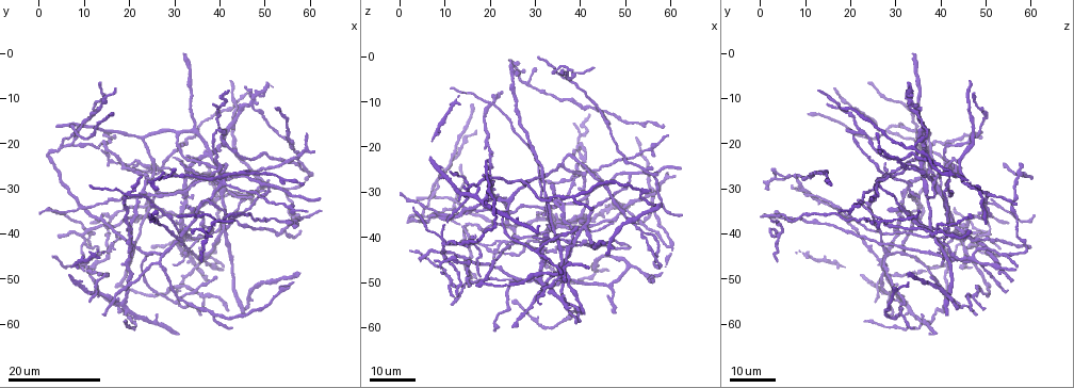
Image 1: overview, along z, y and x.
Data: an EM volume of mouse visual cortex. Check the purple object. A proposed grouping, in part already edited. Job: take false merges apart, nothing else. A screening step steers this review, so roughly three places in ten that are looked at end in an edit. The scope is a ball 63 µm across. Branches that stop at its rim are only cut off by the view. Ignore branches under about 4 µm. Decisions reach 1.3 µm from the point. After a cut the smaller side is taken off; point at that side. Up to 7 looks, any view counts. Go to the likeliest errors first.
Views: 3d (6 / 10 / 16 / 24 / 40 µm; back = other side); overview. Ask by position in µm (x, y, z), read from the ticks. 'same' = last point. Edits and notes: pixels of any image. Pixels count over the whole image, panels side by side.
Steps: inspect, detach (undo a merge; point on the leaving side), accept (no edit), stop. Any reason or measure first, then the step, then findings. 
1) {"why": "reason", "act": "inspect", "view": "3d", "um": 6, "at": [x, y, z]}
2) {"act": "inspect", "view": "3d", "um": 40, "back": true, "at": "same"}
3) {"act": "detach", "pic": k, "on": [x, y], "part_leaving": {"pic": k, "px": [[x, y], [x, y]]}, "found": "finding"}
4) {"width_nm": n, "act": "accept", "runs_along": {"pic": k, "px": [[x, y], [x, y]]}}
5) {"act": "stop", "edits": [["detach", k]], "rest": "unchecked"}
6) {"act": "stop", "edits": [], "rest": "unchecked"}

{"why": "four or more arms meet", "act": "inspect", "view": "3d", "um": 16, "at": [8.5, 17.5, 27.0]}

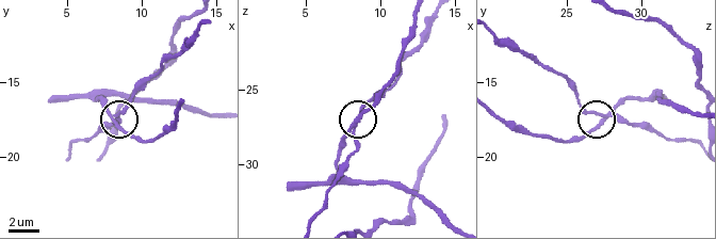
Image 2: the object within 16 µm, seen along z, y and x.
{"why": "closer look", "act": "inspect", "view": "3d", "um": 6, "at": [8.4, 17.4, 27.4]}

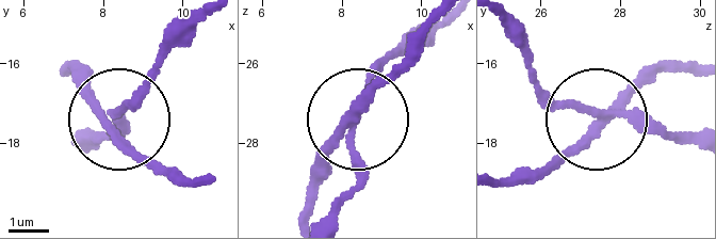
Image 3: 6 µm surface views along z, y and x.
{"side_arm_um": 19, "act": "accept", "found": "one neuron here"}

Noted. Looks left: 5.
{"why": "two arms in line, one across", "act": "inspect", "view": "3d", "um": 24, "at": [40.5, 17.0, 22.0]}

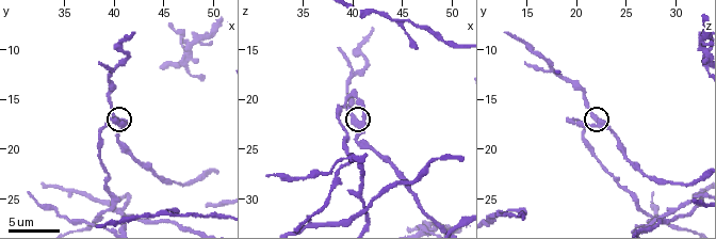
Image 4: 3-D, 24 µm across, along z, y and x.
{"act": "inspect", "view": "3d", "um": 10, "at": [40.6, 17.2, 22.8]}

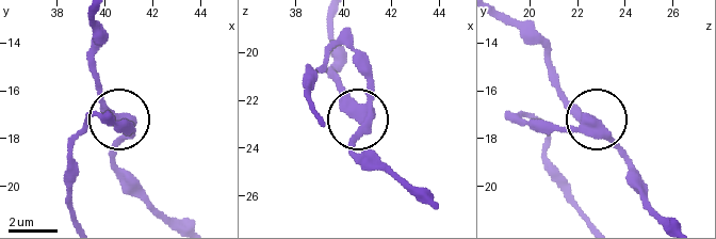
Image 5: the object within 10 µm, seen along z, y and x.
{"act": "accept", "found": "continuous, no second neuron"}

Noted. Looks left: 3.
{"why": "two arms in line, one across", "act": "inspect", "view": "3d", "um": 24, "at": [10.0, 34.0, 35.0]}

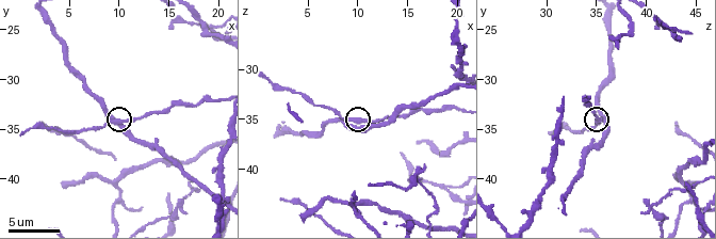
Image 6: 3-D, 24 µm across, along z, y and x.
{"act": "inspect", "view": "3d", "um": 6, "at": [9.6, 34.0, 35.2]}

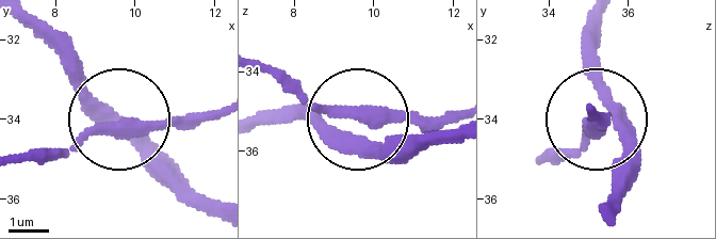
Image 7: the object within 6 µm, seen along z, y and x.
{"arms": 3, "act": "accept", "found": "continuous, no second neuron"}

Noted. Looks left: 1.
{"act": "stop", "edits": [], "rest": "unchecked"}

